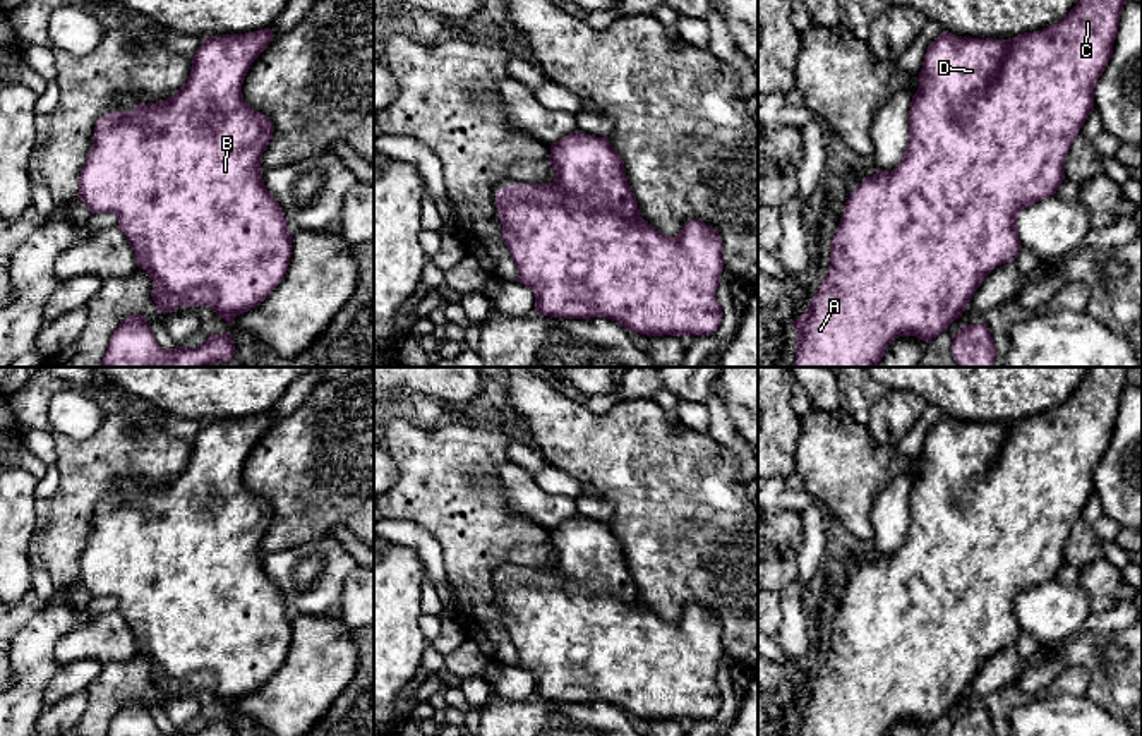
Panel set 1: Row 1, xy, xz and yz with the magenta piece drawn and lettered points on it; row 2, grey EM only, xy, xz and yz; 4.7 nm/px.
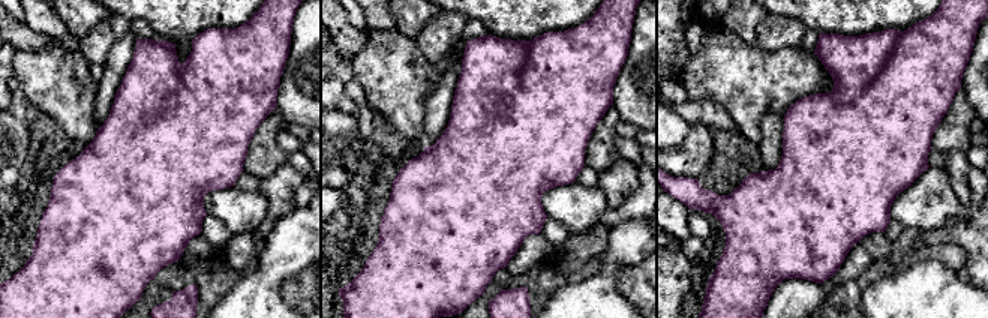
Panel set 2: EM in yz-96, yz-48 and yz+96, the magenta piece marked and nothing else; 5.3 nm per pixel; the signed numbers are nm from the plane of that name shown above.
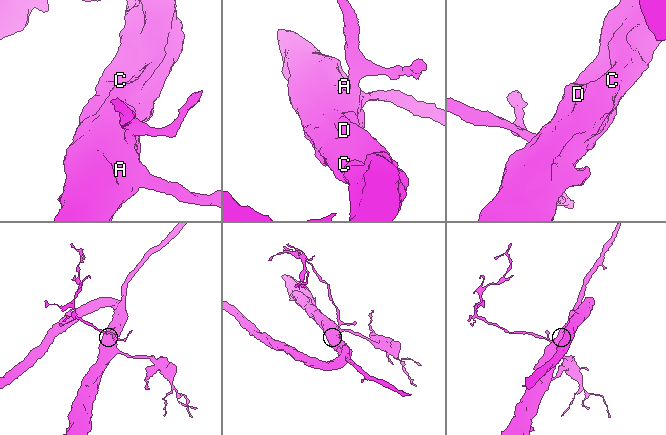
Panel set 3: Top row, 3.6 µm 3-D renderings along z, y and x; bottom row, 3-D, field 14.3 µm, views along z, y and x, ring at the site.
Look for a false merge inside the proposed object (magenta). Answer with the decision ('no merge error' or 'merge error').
no merge error

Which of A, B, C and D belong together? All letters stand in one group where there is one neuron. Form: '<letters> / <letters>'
A B C D

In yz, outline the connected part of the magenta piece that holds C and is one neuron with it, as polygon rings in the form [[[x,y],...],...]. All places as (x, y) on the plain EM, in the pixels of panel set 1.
[[[1089,367],[1077,389],[1056,408],[1043,415],[1019,419],[1012,424],[979,424],[943,415],[926,434],[919,456],[919,472],[909,494],[909,527],[902,546],[892,556],[878,556],[864,563],[849,580],[838,612],[832,624],[830,652],[808,695],[792,705],[797,714],[796,736],[885,736],[899,721],[916,721],[926,727],[947,715],[962,700],[974,676],[988,659],[1001,649],[1013,647],[1022,633],[1017,616],[1020,595],[1055,580],[1065,564],[1065,542],[1072,527],[1094,496],[1094,472],[1106,455],[1118,419],[1120,398],[1127,388],[1130,367]]]

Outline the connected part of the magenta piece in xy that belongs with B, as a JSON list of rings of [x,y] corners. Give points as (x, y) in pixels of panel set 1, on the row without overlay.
[[[273,415],[206,422],[192,441],[187,467],[170,482],[132,496],[103,499],[94,511],[93,530],[81,554],[79,578],[94,597],[115,597],[118,612],[127,621],[137,650],[153,664],[151,681],[156,697],[182,690],[211,691],[230,710],[233,703],[259,690],[285,662],[292,642],[292,619],[281,590],[267,576],[261,542],[274,510],[261,496],[243,486],[242,468],[252,446],[273,425]]]

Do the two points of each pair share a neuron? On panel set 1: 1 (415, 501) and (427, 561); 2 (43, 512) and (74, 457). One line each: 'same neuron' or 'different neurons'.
1: different neurons
2: same neuron

